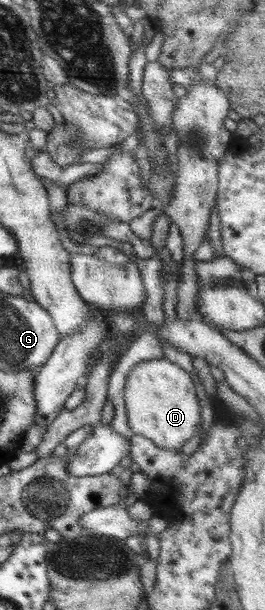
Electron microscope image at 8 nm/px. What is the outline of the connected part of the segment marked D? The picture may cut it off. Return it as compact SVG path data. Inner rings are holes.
M166 357L136 364L127 375L123 392L128 423L134 434L148 438L159 449L181 451L201 423L196 385L183 368Z

